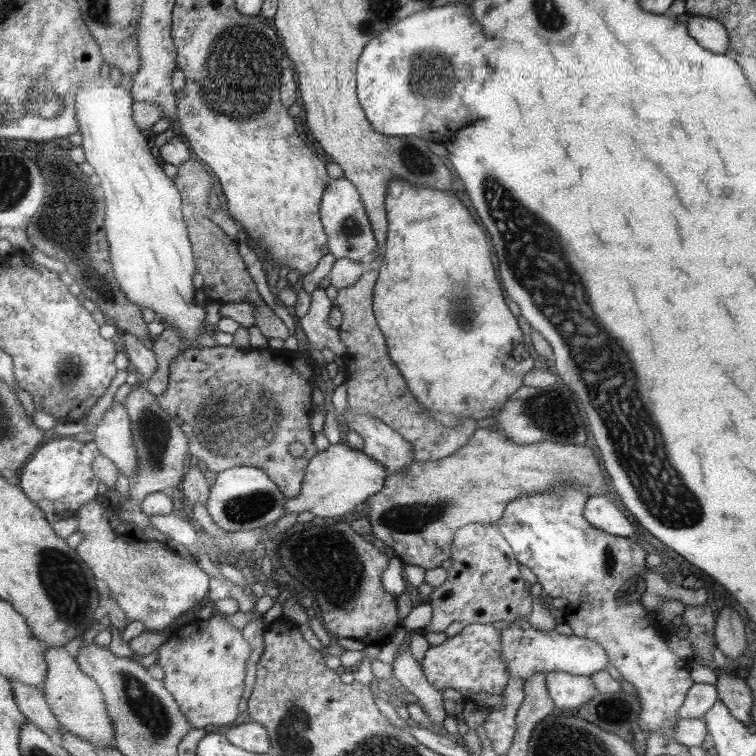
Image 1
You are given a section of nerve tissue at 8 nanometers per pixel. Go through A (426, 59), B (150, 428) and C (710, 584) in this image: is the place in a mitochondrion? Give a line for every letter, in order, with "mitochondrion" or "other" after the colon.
A: mitochondrion
B: mitochondrion
C: other

